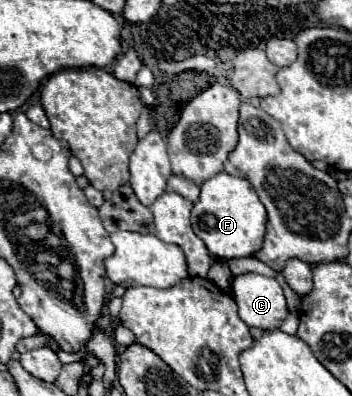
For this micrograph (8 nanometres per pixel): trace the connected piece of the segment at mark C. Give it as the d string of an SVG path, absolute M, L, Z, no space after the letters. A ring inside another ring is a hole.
M240 274L234 278L232 294L238 306L238 316L250 328L276 330L288 316L286 298L276 278Z

